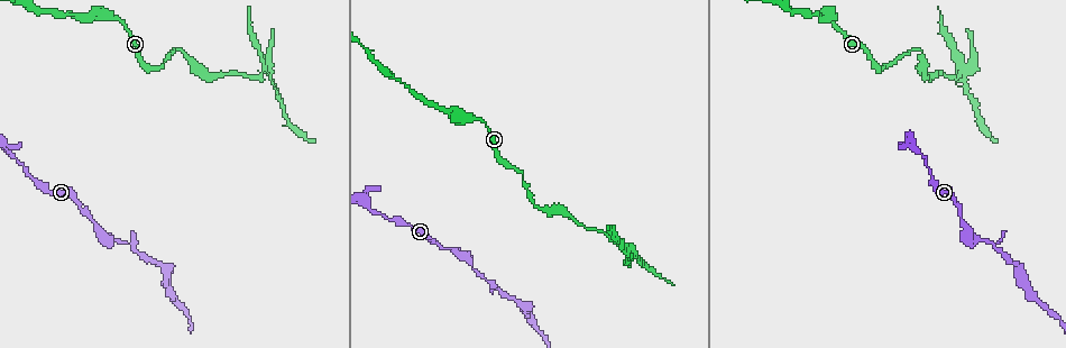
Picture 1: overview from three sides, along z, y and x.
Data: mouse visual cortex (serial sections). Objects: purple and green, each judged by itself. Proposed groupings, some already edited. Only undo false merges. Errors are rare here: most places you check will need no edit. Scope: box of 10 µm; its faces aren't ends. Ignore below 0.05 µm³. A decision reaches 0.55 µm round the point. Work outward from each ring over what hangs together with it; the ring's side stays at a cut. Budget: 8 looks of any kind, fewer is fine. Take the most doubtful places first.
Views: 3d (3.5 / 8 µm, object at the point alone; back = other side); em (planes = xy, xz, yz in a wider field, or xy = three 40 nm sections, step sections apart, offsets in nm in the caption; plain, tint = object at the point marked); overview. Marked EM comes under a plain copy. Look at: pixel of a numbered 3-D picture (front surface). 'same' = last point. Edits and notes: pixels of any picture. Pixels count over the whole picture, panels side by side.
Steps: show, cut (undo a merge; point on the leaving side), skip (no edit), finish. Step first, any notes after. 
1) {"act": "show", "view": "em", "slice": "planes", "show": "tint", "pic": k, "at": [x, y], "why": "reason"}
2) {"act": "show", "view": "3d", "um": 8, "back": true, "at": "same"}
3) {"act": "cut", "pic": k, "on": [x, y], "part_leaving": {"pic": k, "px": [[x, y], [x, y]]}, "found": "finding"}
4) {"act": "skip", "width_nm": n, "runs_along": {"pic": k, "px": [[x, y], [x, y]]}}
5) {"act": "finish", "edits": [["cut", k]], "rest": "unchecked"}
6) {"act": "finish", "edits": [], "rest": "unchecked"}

{"act": "show", "view": "3d", "um": 8, "pic": 1, "at": [917, 50], "why": "abrupt turn"}

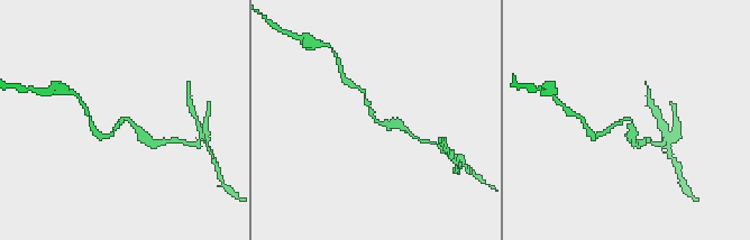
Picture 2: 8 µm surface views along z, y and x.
{"act": "show", "view": "em", "slice": "xy", "step": 2, "show": "tint", "at": "same", "arm_widths_nm": [150, 300], "why": "now the EM"}

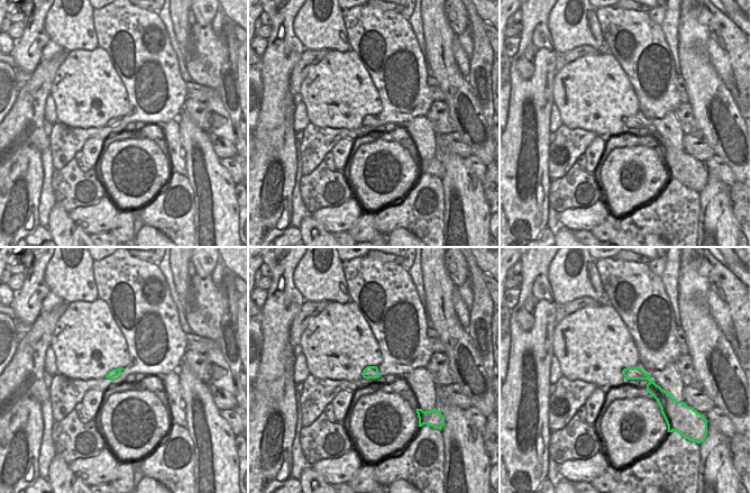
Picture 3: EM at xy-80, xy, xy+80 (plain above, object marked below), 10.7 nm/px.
{"act": "skip", "runs_along": {"pic": 3, "px": [[625, 372], [644, 375], [667, 396]]}, "found": "one cell here"}

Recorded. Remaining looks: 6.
{"act": "show", "view": "em", "slice": "xy", "step": 5, "show": "tint", "pic": 1, "at": [262, 70], "why": "abrupt turn"}

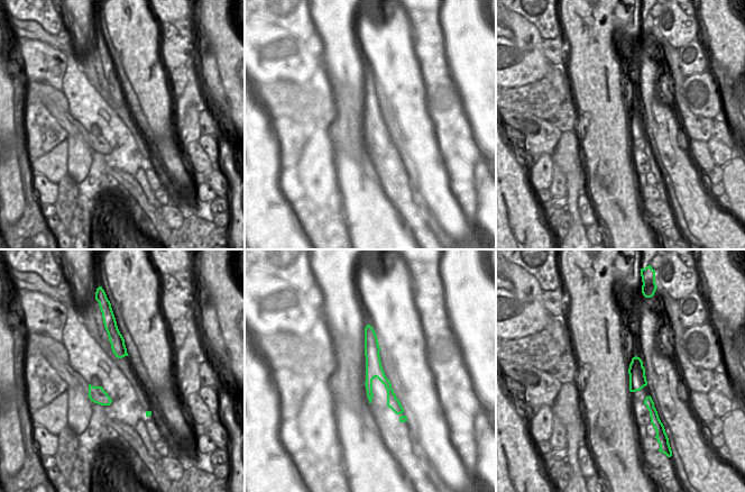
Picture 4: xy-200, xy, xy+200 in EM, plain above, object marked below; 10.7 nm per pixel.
{"act": "show", "view": "3d", "um": 3.5, "back": true, "at": "same"}

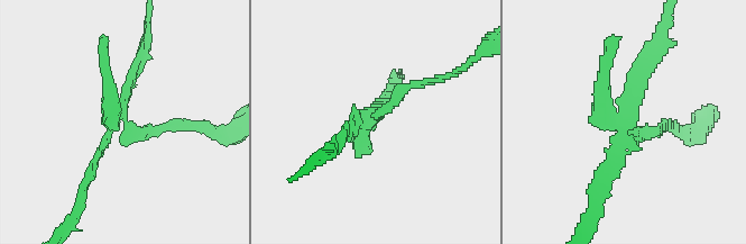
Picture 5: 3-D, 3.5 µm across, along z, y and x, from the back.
{"act": "cut", "pic": 5, "on": [110, 105], "width_nm": 180, "part_leaving": {"pic": 5, "px": [[120, 118], [112, 125], [92, 170], [79, 211]]}, "found": "a second cell is stuck on"}

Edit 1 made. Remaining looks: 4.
{"act": "show", "view": "overview"}

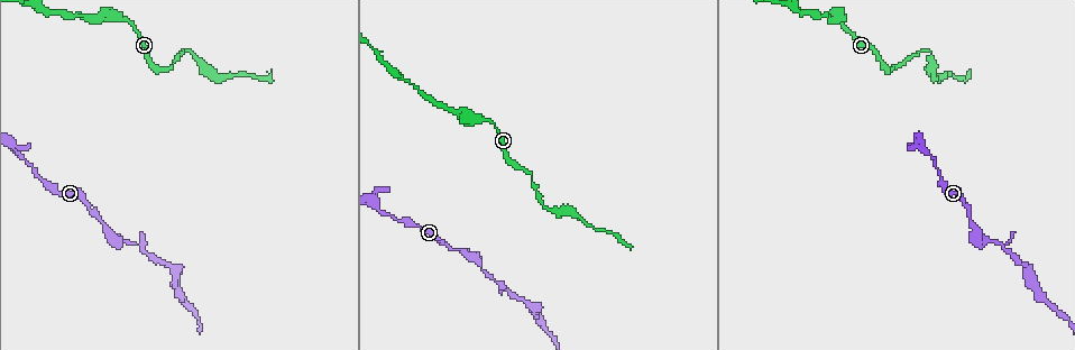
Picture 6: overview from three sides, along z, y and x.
{"act": "show", "view": "em", "slice": "xy", "step": 5, "show": "tint", "pic": 6, "at": [23, 159], "why": "a narrow waist"}

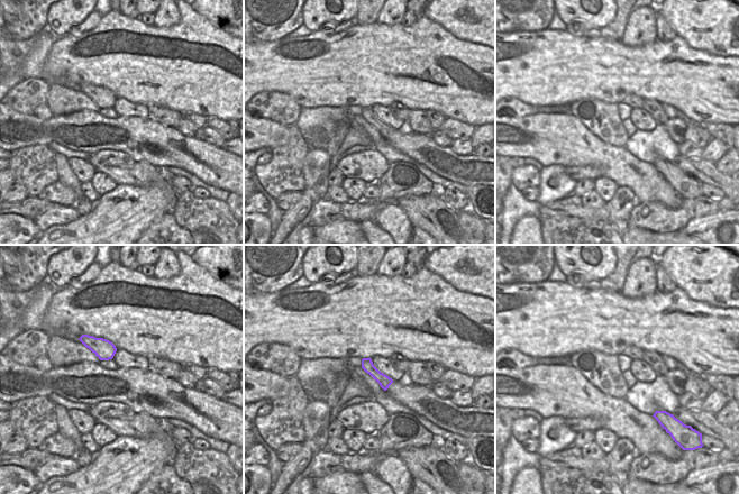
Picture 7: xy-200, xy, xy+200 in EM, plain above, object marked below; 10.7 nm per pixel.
{"act": "show", "view": "3d", "um": 3.5, "at": "same"}

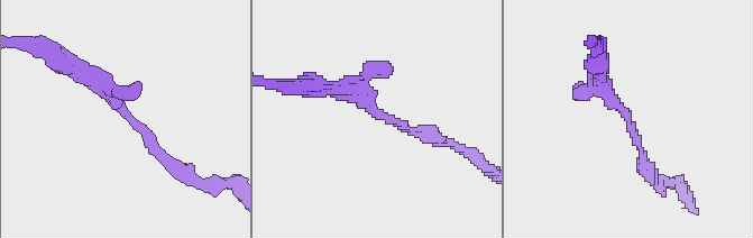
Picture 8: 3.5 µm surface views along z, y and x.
{"act": "skip", "runs_along": {"pic": 8, "px": [[645, 170], [628, 115], [599, 90], [579, 93]]}, "found": "all the same cell"}

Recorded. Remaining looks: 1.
{"act": "finish", "edits": [["cut", 5]], "rest": "unchecked"}

